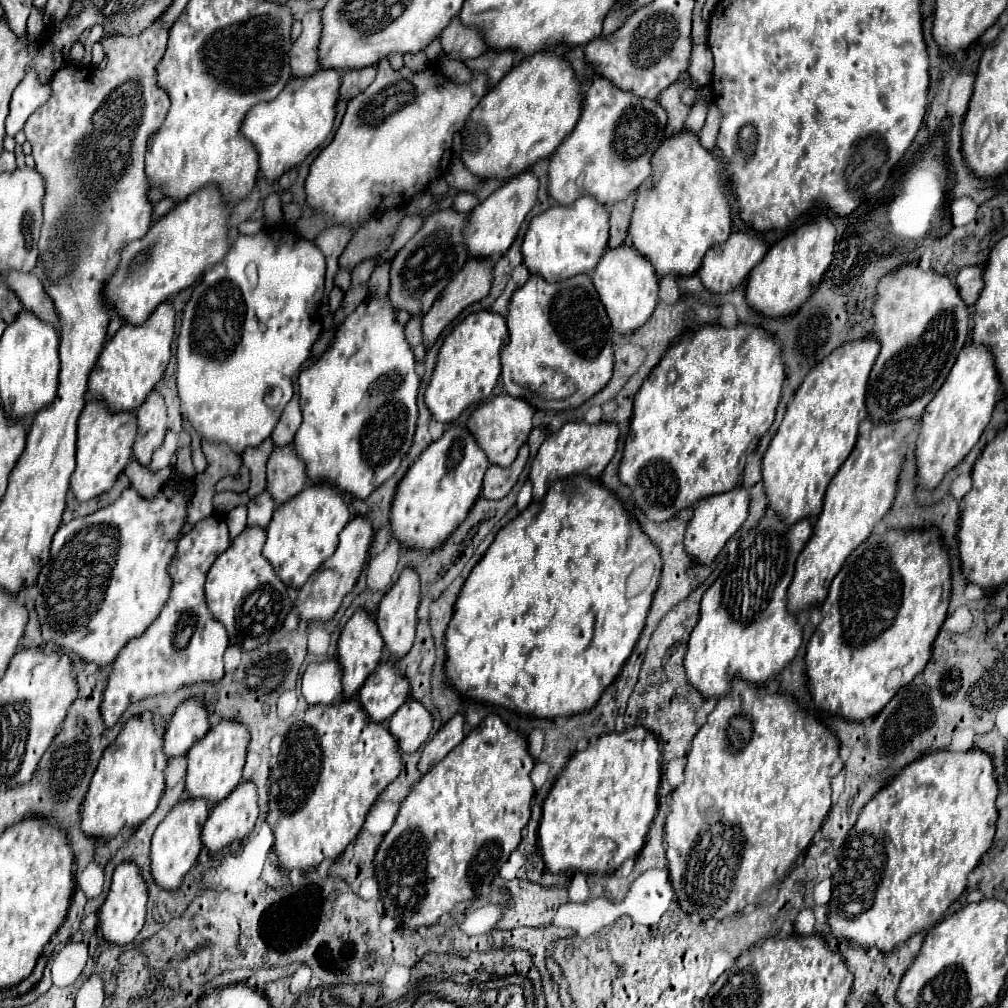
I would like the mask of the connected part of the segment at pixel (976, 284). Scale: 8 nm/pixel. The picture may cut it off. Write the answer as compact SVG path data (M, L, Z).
M966 266L960 270L960 274L956 276L956 286L960 290L962 300L968 306L974 306L982 288L984 288L984 278L982 278L982 270L978 266Z

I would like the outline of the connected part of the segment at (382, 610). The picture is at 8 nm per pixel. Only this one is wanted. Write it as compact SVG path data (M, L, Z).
M406 566L406 570L402 570L400 578L396 580L396 584L380 600L380 608L378 608L378 616L376 616L384 644L394 656L406 656L408 650L412 648L414 632L416 632L416 624L418 624L418 616L416 616L418 604L420 604L418 574L414 574L414 570L410 570L410 566Z

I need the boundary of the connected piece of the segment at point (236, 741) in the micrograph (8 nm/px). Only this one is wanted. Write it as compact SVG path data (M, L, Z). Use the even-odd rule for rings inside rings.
M220 722L218 726L210 728L208 734L198 740L186 754L188 758L188 774L186 774L186 790L190 798L206 798L210 804L224 800L240 782L242 766L246 760L248 748L248 734L246 726L240 722Z

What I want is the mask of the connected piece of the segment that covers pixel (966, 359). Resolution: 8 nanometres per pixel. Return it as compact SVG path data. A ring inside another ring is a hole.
M966 344L942 384L942 390L938 390L934 402L930 402L922 414L922 428L916 442L916 462L918 482L924 488L936 488L944 474L962 462L962 458L978 442L990 422L998 388L998 372L994 370L994 356L990 356L990 350L986 350L986 346Z

